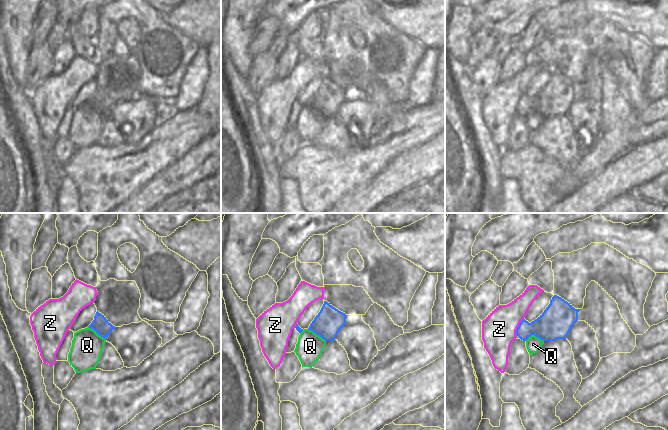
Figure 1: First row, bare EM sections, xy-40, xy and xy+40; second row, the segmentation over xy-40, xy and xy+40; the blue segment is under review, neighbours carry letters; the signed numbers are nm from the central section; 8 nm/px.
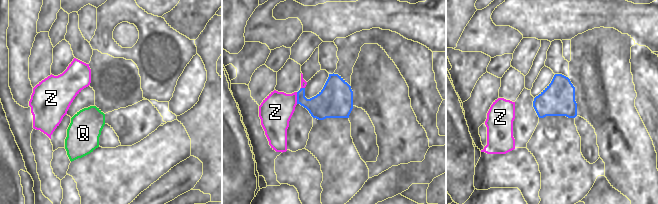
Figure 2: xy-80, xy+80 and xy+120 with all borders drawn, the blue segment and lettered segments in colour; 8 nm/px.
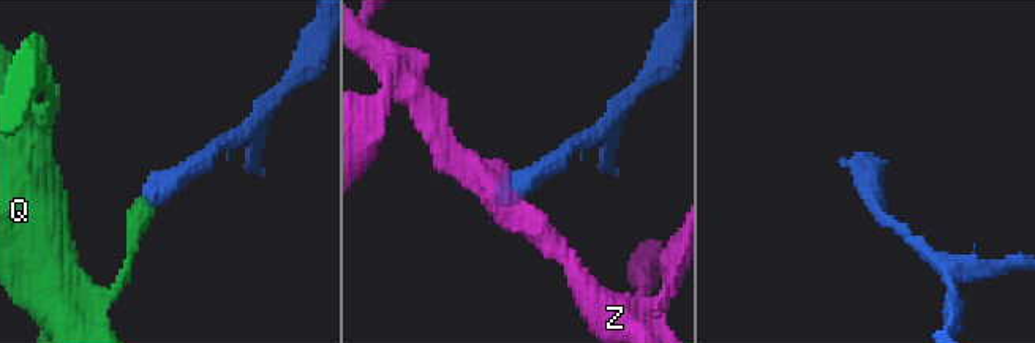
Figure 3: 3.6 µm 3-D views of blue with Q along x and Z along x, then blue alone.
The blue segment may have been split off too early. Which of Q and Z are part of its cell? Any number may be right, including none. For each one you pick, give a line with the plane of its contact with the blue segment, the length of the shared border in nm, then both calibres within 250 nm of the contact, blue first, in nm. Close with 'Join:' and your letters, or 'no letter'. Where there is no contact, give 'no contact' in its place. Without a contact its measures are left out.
Join: no letter

